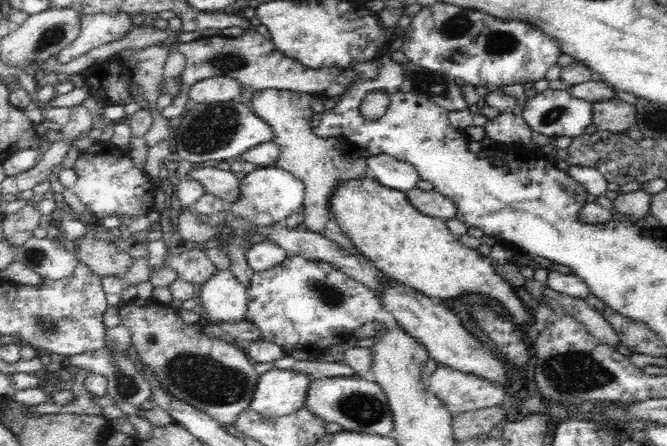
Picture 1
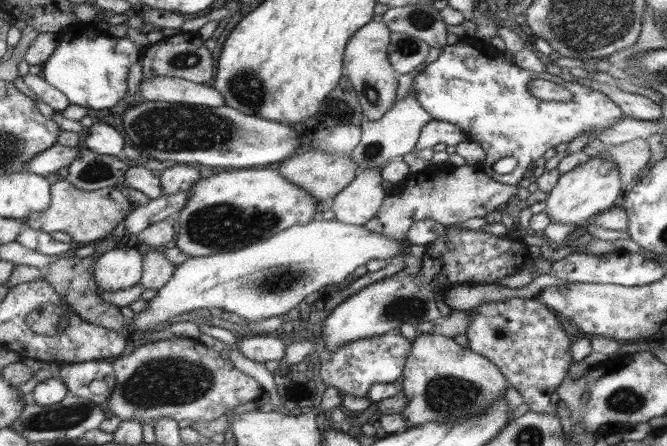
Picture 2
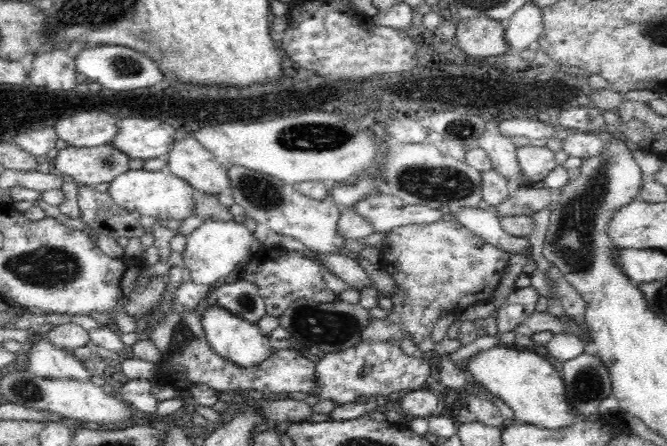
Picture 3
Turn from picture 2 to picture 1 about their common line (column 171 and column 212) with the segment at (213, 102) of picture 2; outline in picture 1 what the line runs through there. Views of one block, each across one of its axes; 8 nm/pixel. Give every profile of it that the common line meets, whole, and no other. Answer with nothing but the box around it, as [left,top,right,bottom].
[189,76,242,104]

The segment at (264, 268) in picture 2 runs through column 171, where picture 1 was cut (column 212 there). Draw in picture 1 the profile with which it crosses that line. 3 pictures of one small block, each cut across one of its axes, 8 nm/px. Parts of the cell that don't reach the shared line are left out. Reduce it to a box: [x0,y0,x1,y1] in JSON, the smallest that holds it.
[196,269,248,322]

